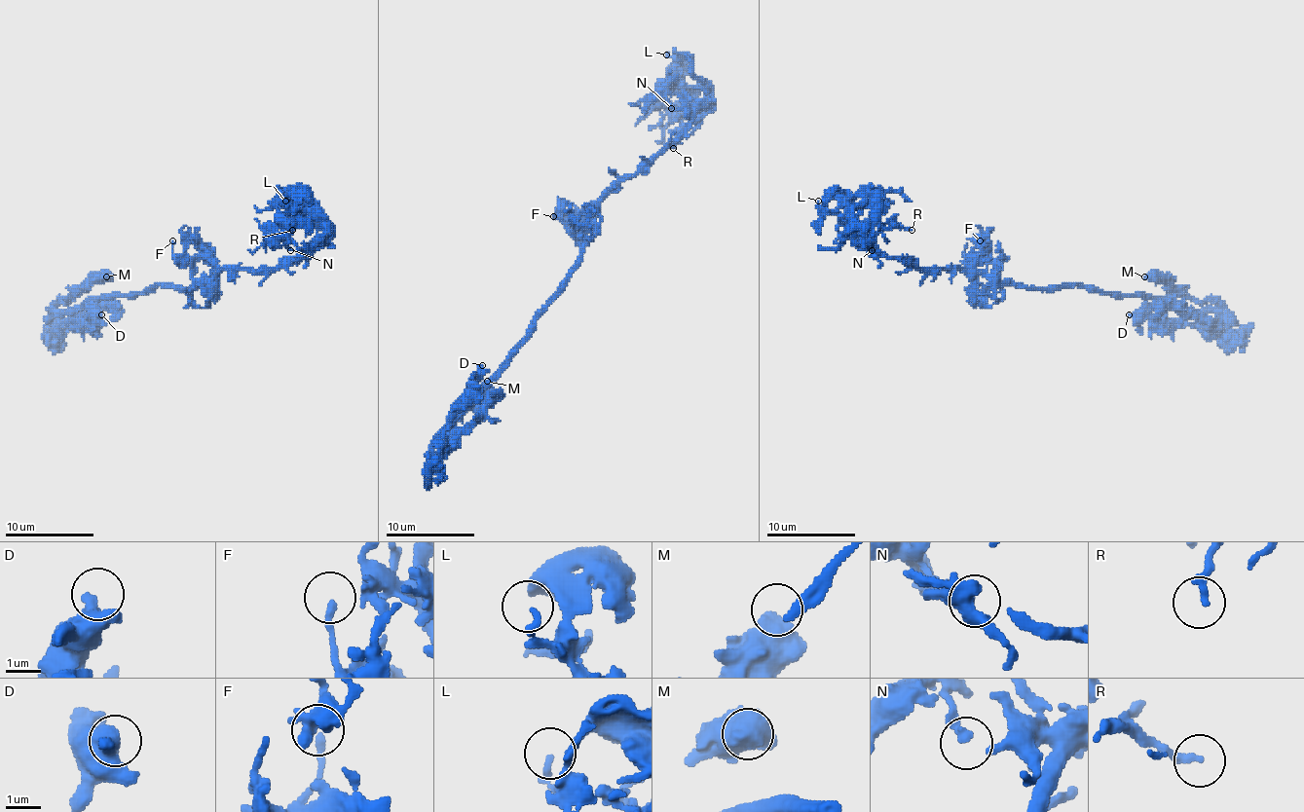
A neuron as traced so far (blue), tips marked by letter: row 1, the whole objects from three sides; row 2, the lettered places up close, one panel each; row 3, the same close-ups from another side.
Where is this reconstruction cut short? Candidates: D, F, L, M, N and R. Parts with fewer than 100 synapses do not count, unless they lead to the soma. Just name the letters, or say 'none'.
none

